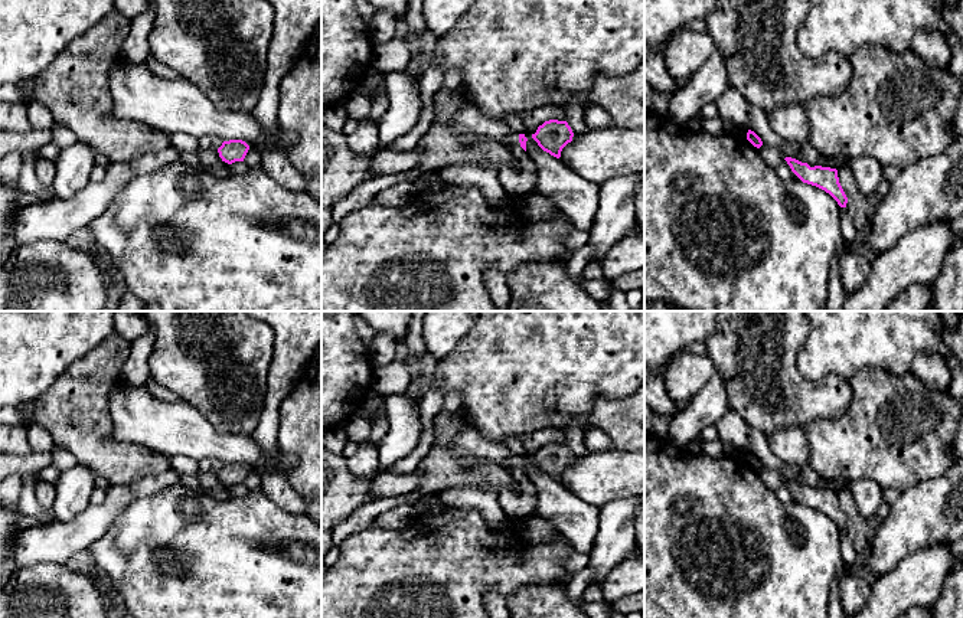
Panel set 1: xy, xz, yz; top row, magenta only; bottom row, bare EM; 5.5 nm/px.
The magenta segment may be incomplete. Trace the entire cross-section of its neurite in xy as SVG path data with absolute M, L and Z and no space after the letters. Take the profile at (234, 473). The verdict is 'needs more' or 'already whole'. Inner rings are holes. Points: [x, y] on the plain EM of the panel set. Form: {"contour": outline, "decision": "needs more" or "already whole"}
{"contour": "M229 462L223 464L218 471L219 480L222 484L232 487L235 484L244 484L249 468L242 462Z", "decision": "already whole"}

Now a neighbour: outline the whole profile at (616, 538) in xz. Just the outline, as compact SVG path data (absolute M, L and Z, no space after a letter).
M642 497L614 500L600 507L598 533L588 555L588 566L595 576L593 585L598 586L610 572L636 550L636 507Z

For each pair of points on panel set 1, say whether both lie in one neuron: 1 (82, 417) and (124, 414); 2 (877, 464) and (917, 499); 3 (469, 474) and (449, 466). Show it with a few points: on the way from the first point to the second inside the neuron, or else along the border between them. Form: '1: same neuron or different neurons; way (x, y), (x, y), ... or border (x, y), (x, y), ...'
1: different neurons; border (116, 382), (108, 395), (111, 434), (130, 442)
2: different neurons; border (937, 476), (923, 478), (901, 491)
3: same neuron; way (464, 474), (457, 474), (453, 470)

